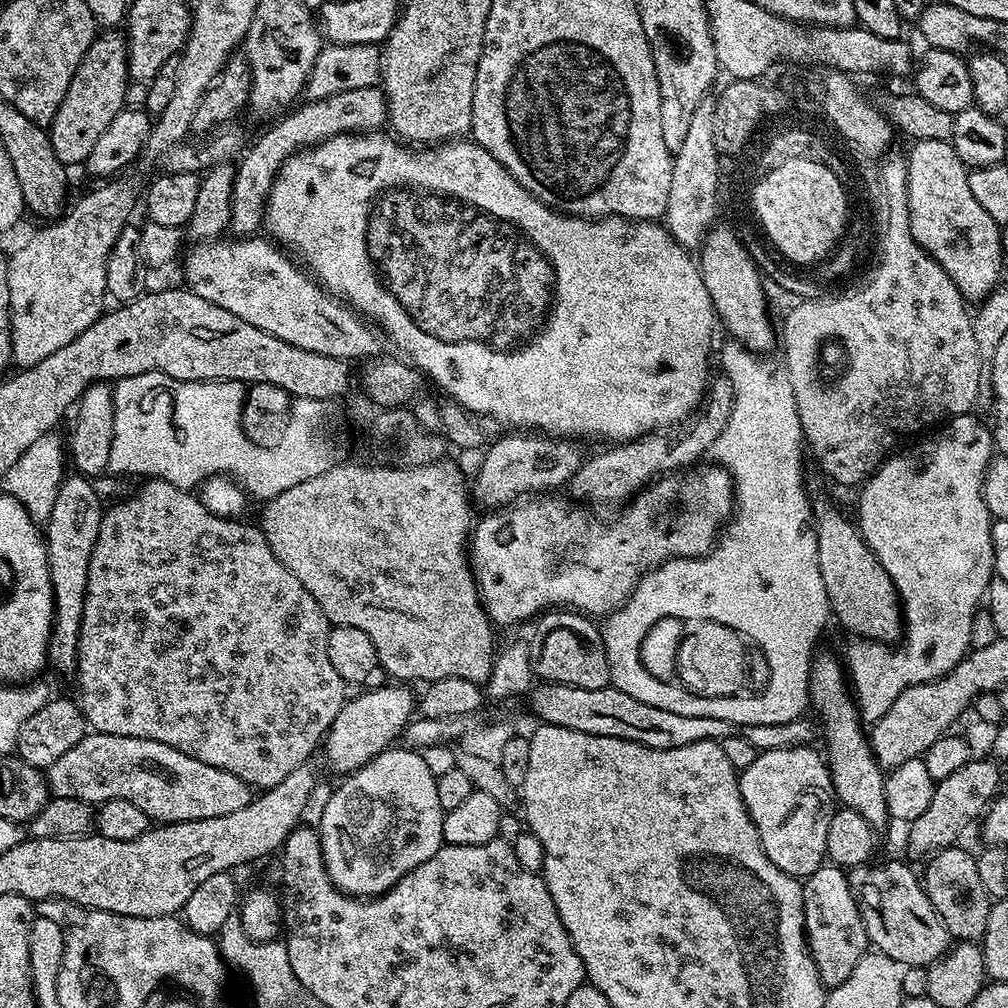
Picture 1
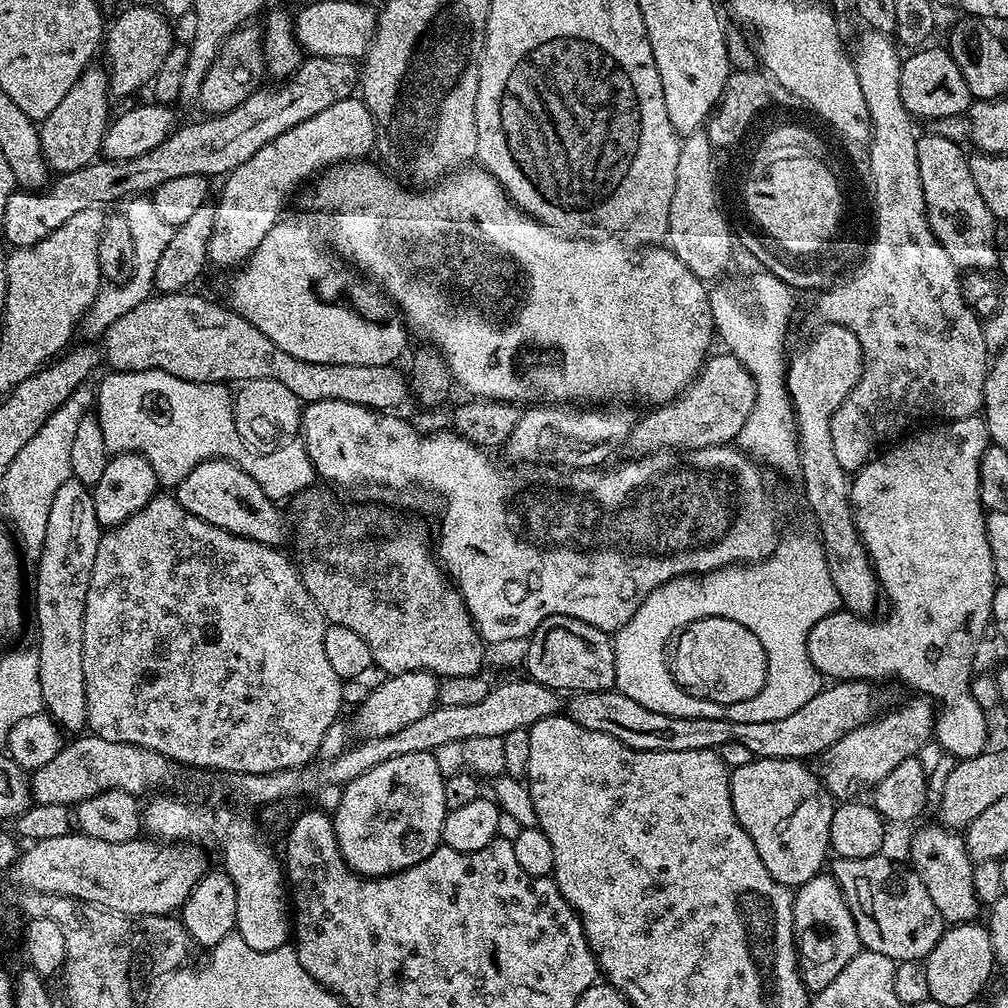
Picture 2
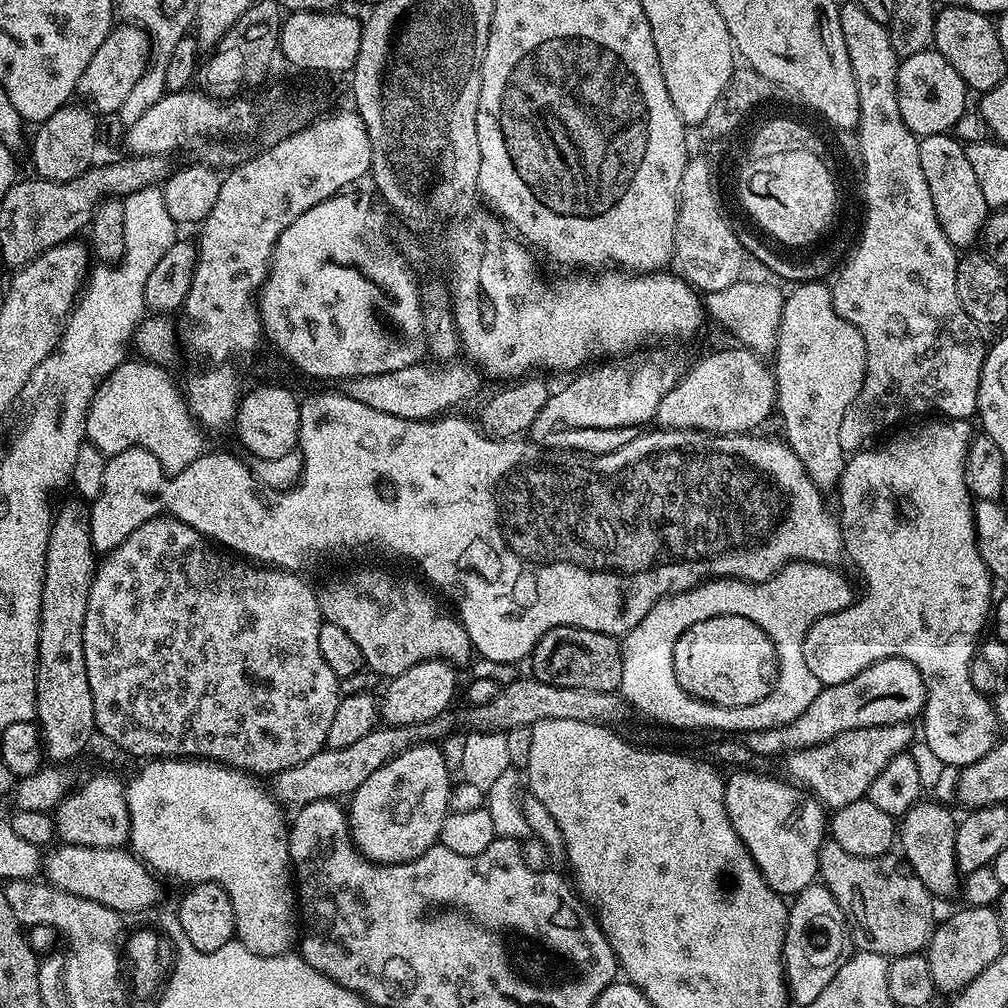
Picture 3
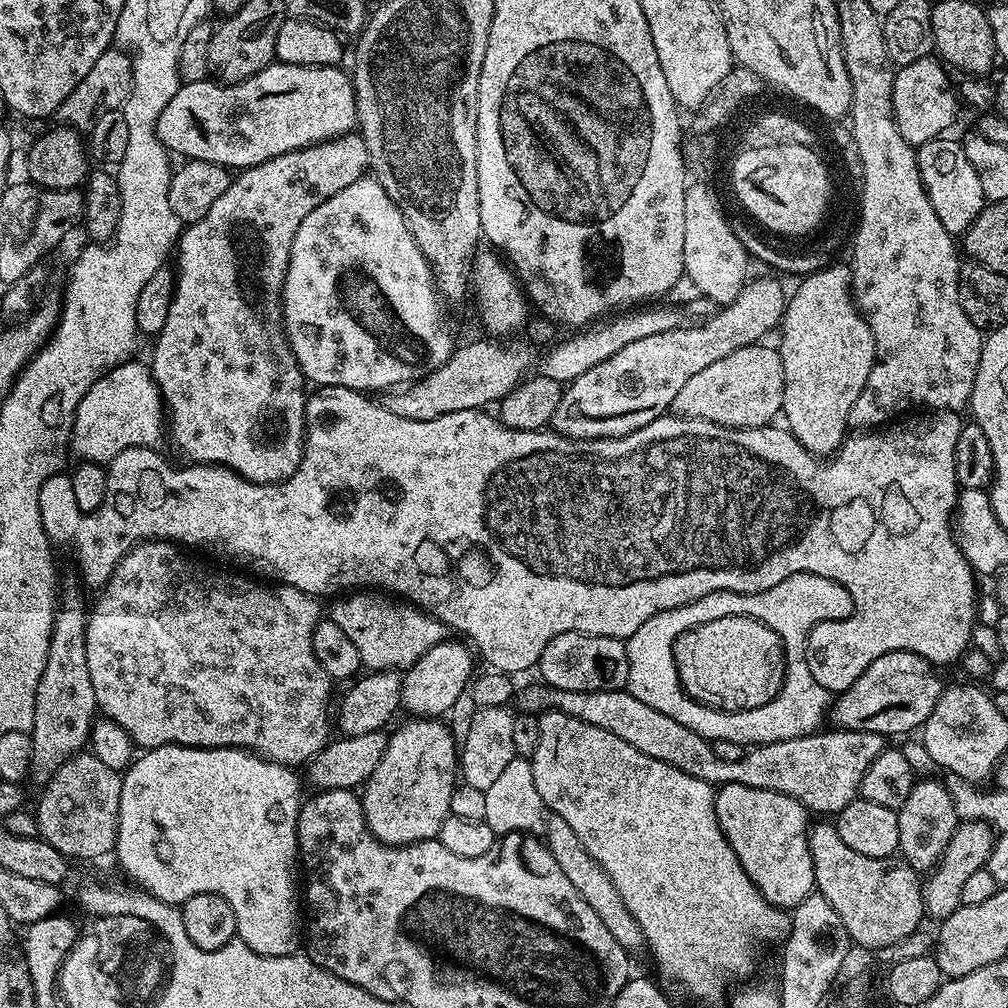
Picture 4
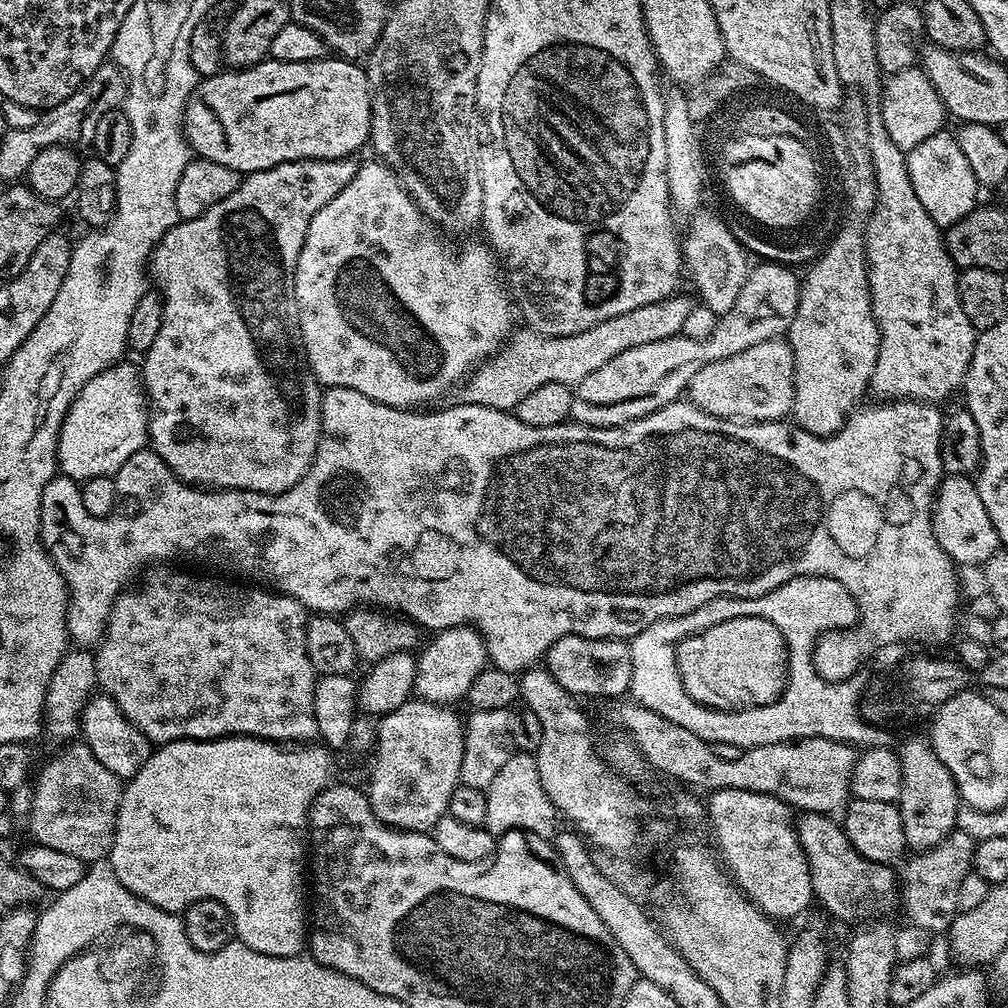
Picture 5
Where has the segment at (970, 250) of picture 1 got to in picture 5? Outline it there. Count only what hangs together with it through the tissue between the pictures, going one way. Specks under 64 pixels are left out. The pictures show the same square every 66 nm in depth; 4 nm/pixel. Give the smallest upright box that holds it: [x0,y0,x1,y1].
[907,130,978,230]

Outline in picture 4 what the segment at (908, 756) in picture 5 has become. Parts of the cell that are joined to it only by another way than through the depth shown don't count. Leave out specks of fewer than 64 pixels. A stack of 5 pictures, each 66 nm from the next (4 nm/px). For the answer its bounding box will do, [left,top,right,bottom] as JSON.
[898,779,958,874]

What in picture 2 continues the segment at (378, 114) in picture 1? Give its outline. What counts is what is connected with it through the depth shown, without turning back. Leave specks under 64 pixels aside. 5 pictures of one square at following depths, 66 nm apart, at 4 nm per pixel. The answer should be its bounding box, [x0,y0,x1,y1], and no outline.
[208,95,376,266]

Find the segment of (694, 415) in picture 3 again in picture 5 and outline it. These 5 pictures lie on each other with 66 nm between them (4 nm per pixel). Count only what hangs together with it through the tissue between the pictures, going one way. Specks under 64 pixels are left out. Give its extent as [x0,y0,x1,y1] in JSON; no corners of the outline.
[686,339,794,422]

